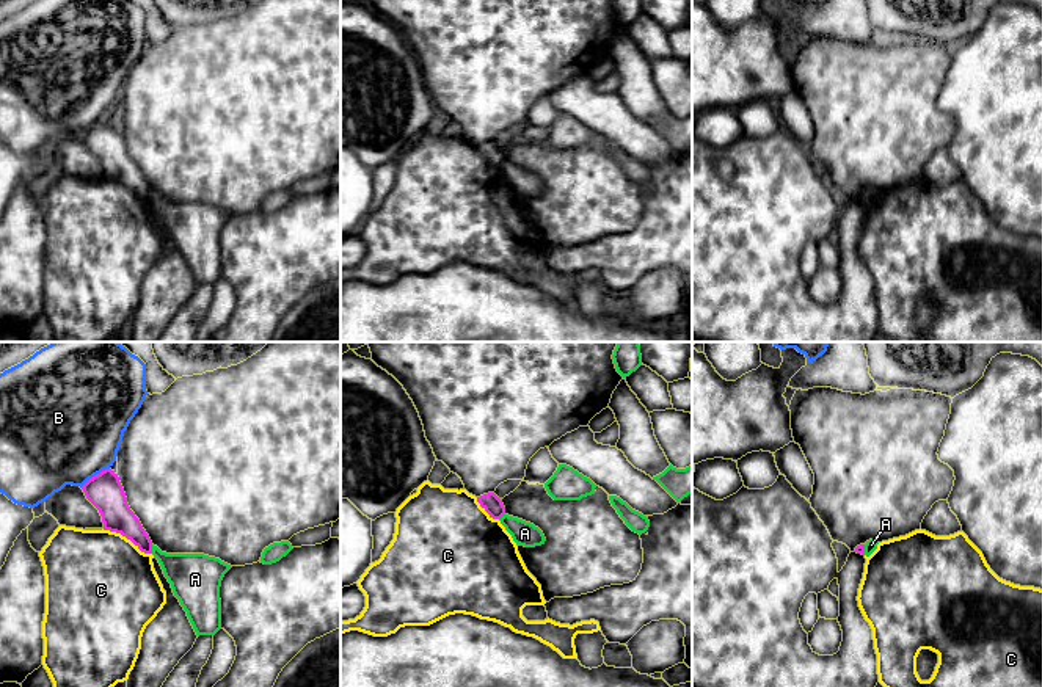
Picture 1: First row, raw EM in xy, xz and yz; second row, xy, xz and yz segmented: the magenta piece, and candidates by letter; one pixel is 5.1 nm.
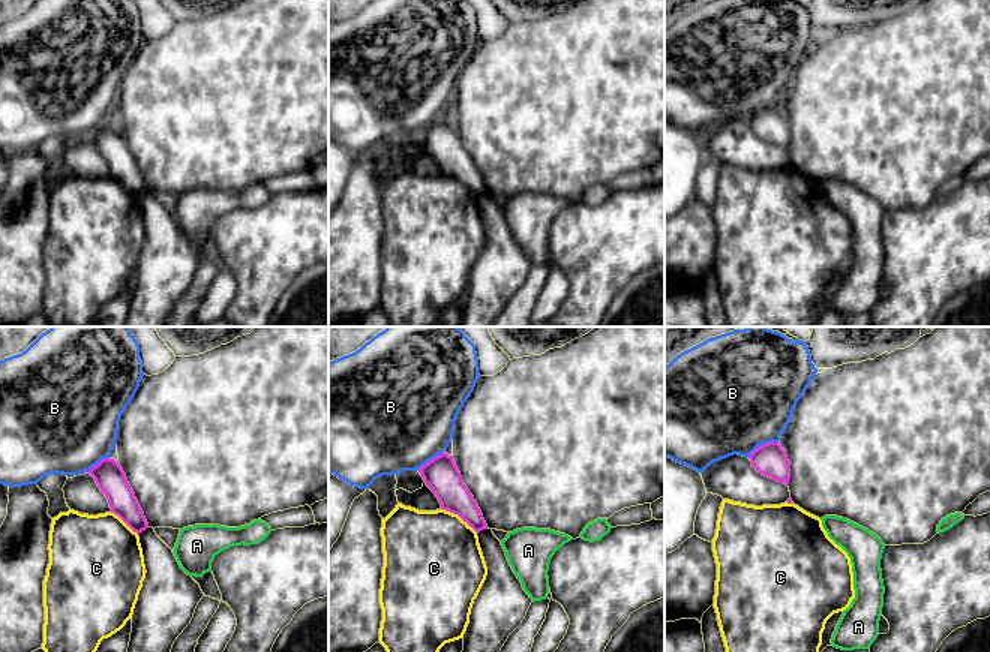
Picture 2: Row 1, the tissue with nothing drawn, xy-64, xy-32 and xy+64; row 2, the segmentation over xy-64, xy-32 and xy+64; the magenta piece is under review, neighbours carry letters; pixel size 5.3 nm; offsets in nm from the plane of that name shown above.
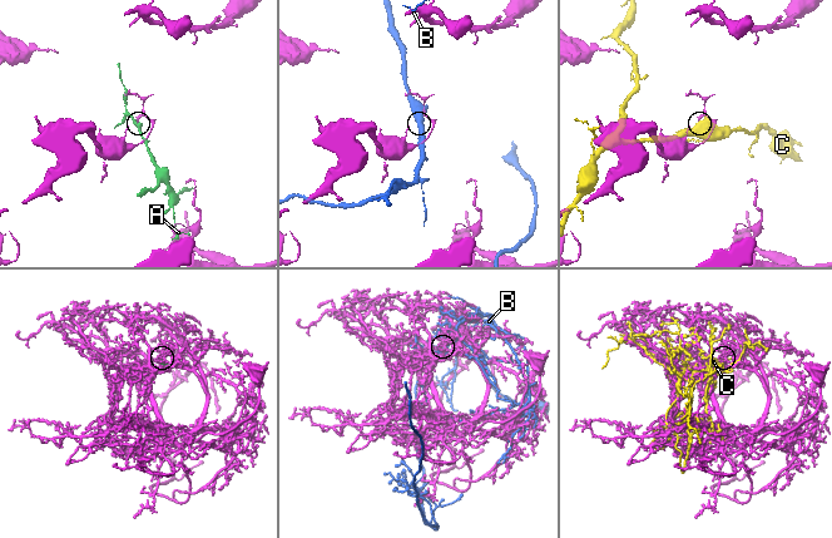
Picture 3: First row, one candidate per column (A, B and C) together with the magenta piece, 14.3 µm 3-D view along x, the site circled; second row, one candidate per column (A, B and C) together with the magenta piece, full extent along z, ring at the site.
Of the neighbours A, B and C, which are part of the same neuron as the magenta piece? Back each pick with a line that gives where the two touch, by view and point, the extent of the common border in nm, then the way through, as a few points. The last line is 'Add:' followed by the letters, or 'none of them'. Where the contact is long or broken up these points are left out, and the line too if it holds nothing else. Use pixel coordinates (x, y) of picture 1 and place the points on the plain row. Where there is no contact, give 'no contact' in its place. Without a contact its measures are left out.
Add: none of them

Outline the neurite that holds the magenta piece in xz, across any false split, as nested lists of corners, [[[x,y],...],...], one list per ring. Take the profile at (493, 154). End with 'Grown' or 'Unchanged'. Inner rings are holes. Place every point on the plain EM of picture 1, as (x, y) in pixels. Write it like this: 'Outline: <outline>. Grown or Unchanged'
Outline: [[[494,141],[477,146],[477,151],[493,168],[501,168],[505,163],[505,155]]]. Unchanged

